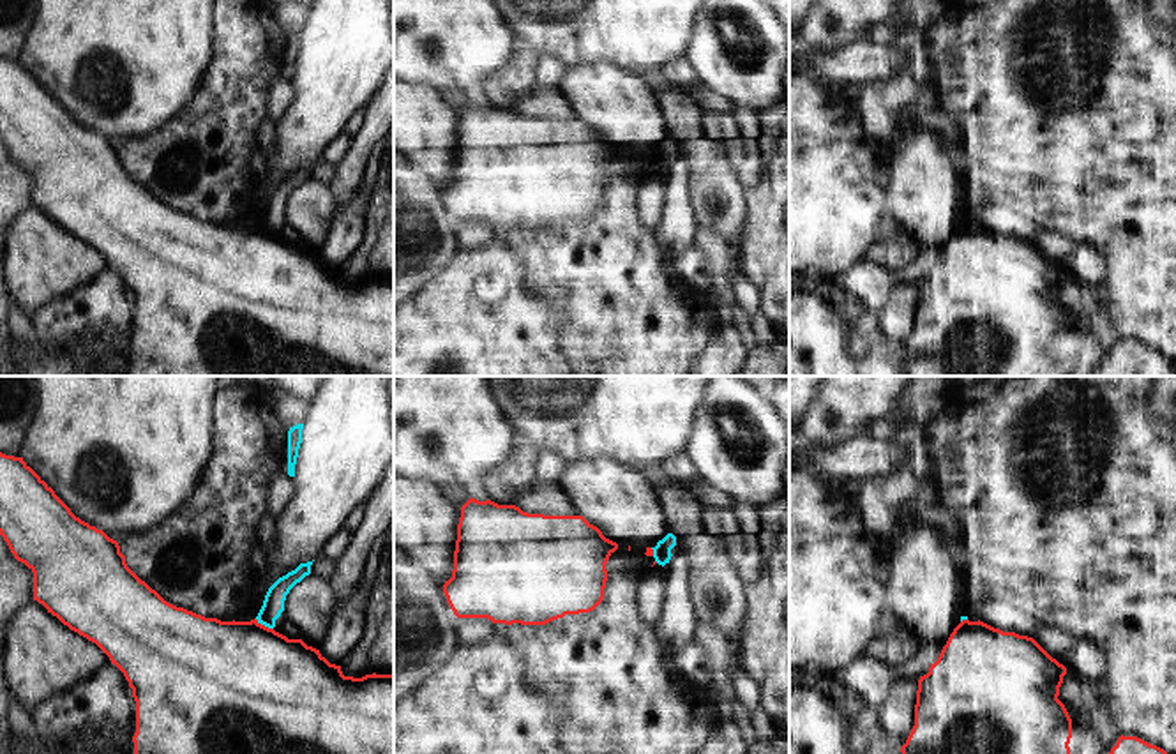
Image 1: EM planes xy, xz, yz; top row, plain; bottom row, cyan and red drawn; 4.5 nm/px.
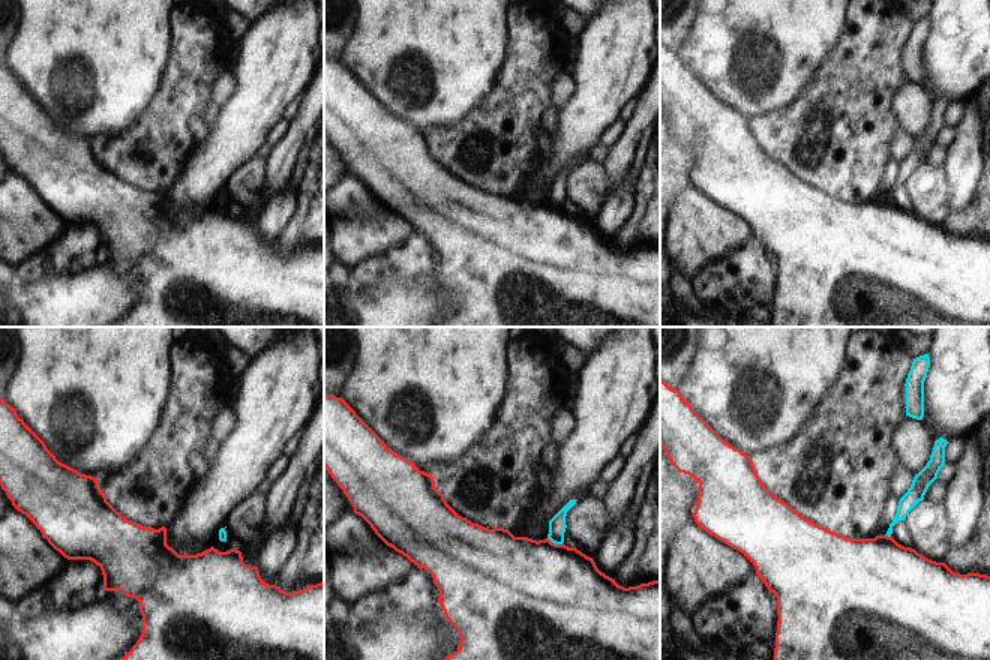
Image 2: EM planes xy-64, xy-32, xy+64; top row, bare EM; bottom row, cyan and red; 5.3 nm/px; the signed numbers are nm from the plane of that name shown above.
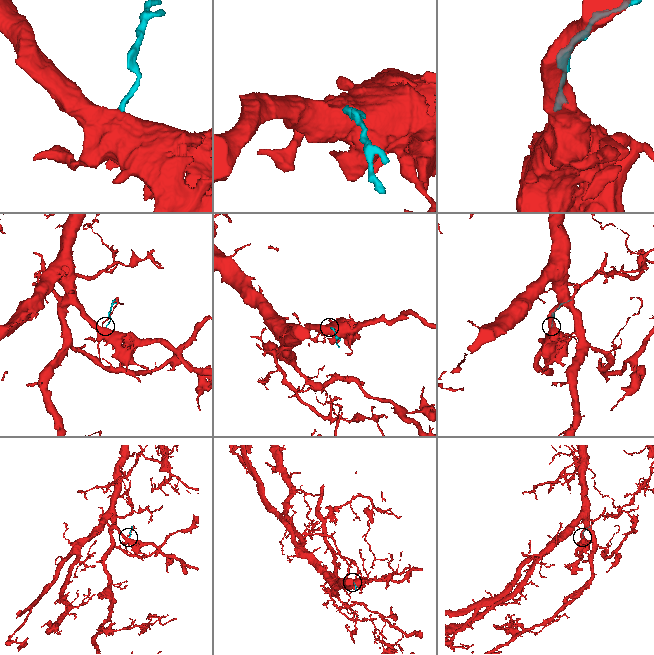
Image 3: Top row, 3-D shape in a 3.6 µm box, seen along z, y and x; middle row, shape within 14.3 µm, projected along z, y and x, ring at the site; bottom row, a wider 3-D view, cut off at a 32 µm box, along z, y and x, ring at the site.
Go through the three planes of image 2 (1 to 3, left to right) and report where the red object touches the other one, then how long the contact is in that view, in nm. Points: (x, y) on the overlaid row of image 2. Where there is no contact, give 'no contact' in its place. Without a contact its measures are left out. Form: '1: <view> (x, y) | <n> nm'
1: no contact
2: xy-32 (555, 543) | 90 nm
3: xy+64 (888, 536) | 40 nm

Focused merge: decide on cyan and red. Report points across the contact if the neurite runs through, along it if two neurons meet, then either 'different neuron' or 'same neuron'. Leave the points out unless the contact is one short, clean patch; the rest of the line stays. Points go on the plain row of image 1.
border xy (255, 223), (272, 233); different neuron

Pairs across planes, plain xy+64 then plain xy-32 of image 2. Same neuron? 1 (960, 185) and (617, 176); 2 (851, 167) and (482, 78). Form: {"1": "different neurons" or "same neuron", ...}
{"1": "different neurons", "2": "different neurons"}

